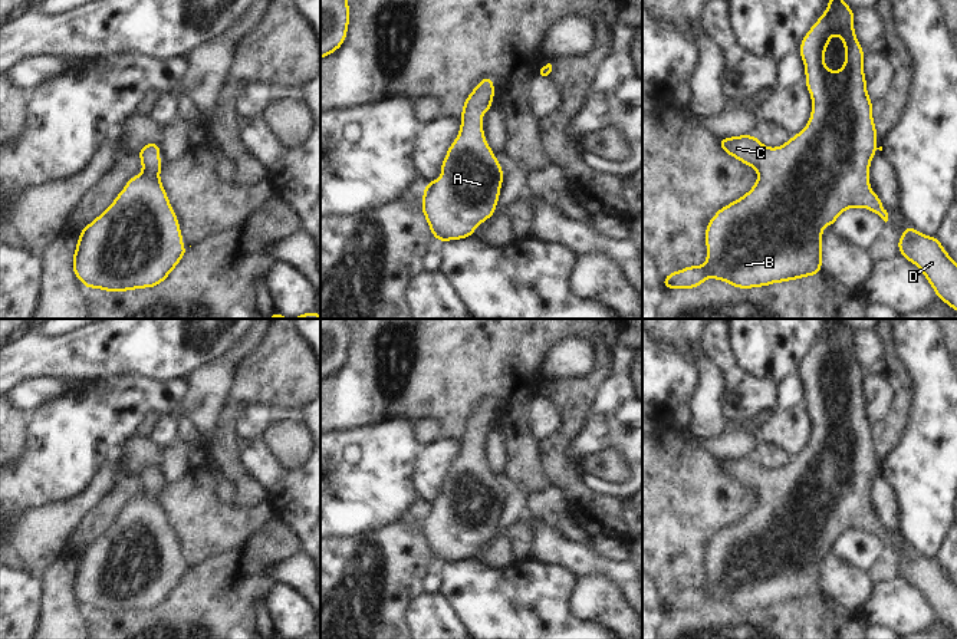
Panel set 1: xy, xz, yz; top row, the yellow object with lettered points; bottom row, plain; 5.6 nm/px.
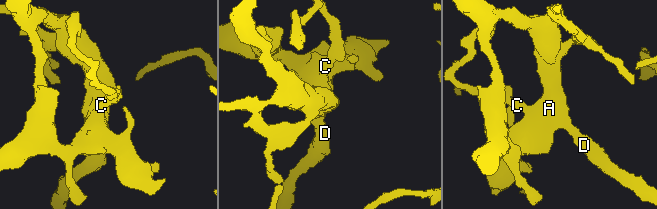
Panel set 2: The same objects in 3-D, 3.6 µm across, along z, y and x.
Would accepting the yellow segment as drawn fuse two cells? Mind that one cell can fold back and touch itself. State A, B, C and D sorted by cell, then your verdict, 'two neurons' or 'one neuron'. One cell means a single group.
groups A B C D; one neuron

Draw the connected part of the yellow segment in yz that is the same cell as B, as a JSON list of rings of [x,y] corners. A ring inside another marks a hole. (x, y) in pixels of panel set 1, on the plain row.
[[[832,319],[826,333],[805,356],[799,376],[805,385],[805,406],[812,418],[812,437],[802,454],[792,458],[779,470],[766,470],[754,457],[718,460],[720,470],[740,481],[744,487],[757,491],[759,500],[754,508],[741,520],[720,530],[706,549],[707,583],[704,587],[688,587],[672,593],[662,600],[664,610],[695,610],[707,599],[724,602],[737,610],[766,609],[770,605],[782,605],[805,597],[816,597],[822,593],[822,549],[833,549],[838,537],[846,530],[862,528],[877,534],[885,544],[888,534],[882,528],[878,516],[869,510],[869,485],[877,471],[877,449],[872,442],[872,424],[866,415],[864,396],[864,370],[854,353],[855,333],[841,319]],[[838,355],[846,372],[846,382],[838,395],[823,386],[823,378],[831,358]]]

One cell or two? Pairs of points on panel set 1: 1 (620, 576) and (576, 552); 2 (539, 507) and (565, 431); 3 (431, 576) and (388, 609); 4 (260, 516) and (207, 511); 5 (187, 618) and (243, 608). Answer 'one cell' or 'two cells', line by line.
1: one cell
2: two cells
3: two cells
4: one cell
5: one cell

